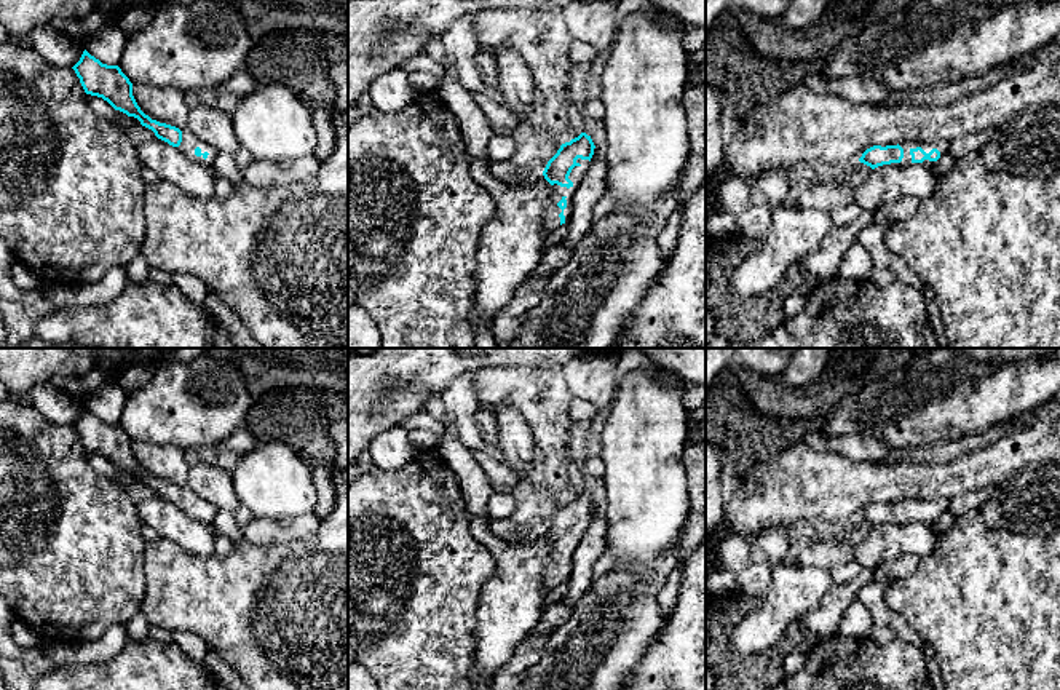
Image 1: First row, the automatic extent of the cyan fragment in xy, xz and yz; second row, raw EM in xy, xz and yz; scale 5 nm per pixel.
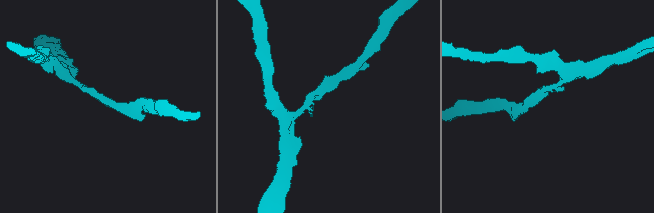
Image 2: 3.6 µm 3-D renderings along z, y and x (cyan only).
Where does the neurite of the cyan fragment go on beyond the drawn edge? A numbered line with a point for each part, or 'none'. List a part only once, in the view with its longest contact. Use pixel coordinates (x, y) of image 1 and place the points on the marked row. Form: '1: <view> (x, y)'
1: xz (551, 222)

